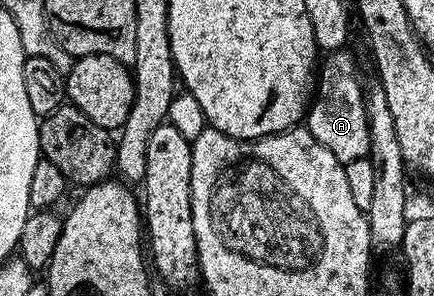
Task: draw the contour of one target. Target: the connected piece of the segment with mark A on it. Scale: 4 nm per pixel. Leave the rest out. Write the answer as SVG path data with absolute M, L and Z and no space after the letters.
M349 50L328 53L320 61L315 95L307 113L307 127L342 164L350 164L369 155L369 123L365 113L365 88L357 77L357 64Z

